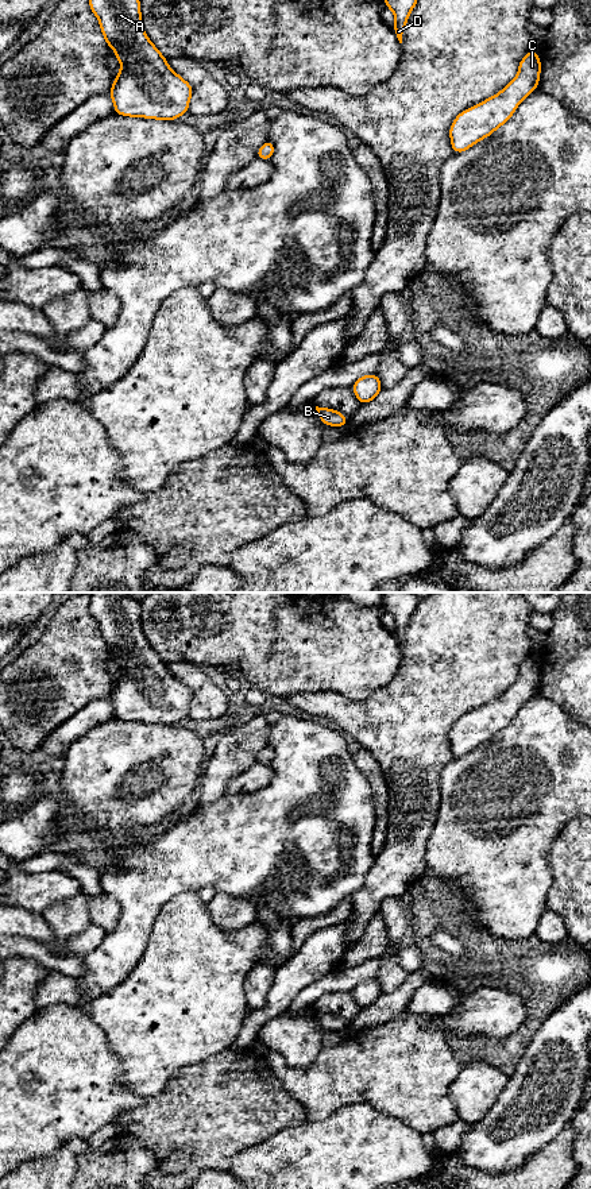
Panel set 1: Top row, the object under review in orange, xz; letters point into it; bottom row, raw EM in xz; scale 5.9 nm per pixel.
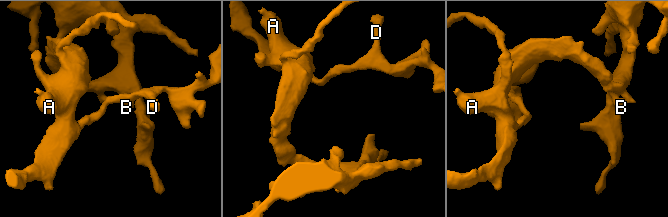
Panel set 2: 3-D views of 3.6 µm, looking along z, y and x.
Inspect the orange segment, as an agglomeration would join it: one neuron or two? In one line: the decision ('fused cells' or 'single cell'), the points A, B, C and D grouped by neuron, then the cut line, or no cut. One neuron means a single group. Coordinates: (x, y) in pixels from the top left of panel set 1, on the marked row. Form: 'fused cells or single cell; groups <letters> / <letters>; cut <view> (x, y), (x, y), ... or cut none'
single cell; groups A B C D; cut none

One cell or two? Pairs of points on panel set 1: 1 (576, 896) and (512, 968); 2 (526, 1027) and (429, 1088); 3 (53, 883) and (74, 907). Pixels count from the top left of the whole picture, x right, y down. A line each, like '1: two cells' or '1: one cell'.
1: two cells
2: two cells
3: two cells

